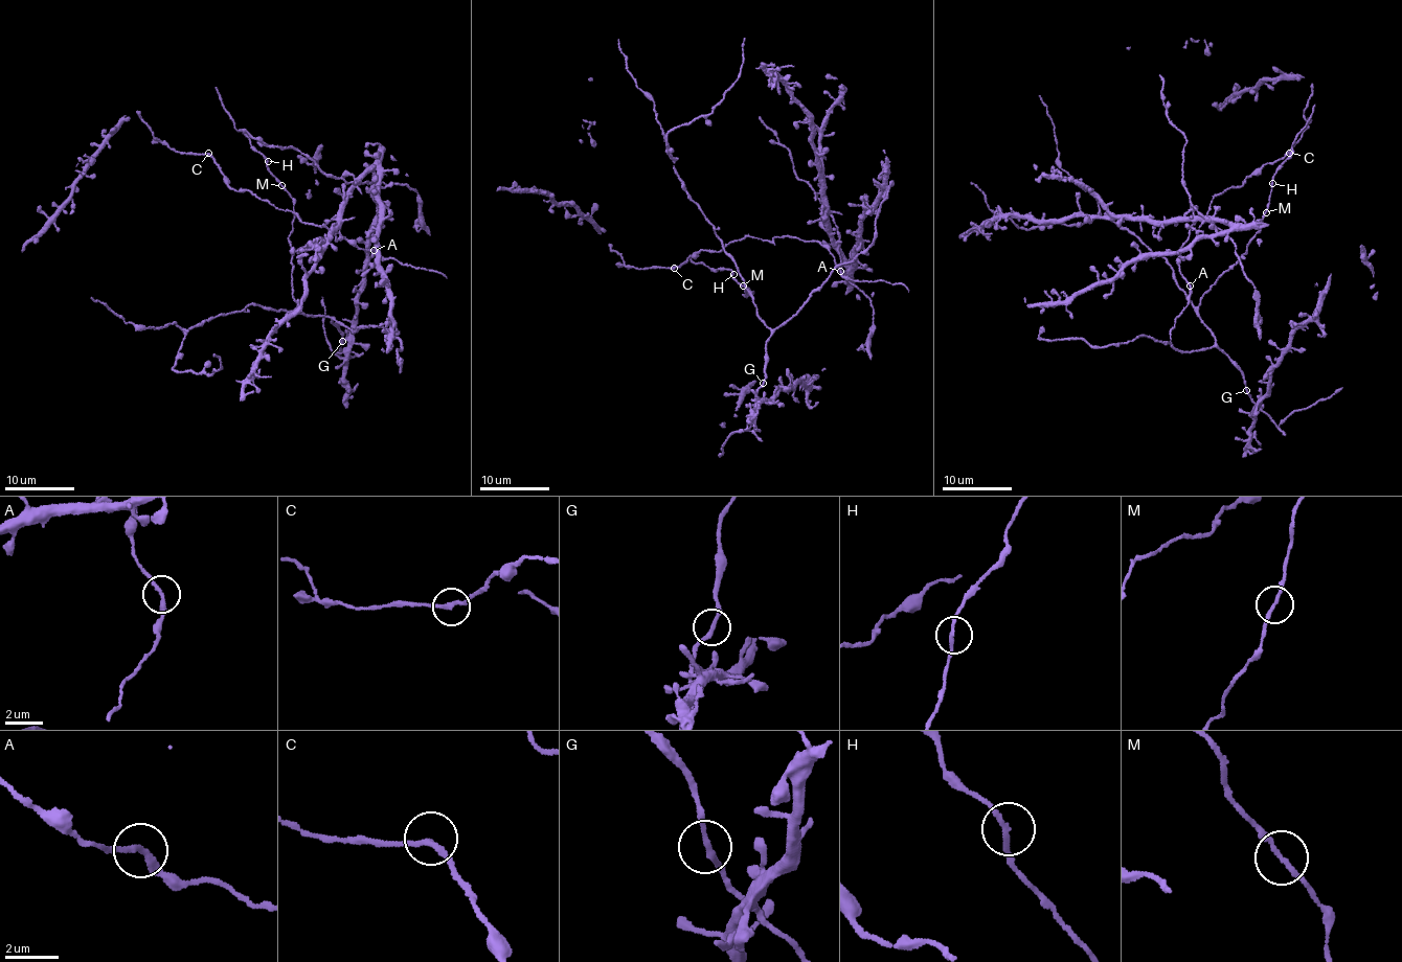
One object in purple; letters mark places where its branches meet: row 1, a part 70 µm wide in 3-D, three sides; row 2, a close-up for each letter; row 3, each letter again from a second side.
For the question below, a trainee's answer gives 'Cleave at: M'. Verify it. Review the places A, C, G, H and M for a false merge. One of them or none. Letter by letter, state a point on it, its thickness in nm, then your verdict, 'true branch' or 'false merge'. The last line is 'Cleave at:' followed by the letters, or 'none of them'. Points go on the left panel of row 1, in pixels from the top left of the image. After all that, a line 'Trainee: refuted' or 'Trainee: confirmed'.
A: place (374, 250); calibre 200 nm; true branch
C: place (208, 153); calibre 200 nm; true branch
G: place (342, 341); calibre 200 nm; true branch
H: place (268, 161); calibre 180 nm; true branch
M: place (281, 185); calibre 180 nm; true branch
Cleave at: none of them
Trainee: refuted

